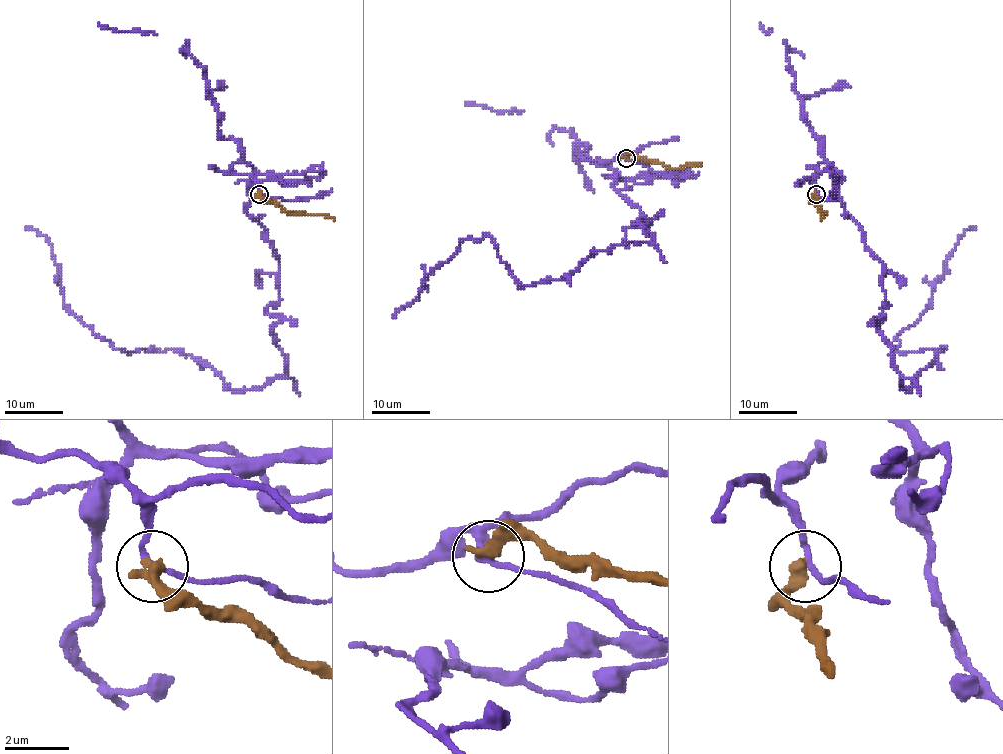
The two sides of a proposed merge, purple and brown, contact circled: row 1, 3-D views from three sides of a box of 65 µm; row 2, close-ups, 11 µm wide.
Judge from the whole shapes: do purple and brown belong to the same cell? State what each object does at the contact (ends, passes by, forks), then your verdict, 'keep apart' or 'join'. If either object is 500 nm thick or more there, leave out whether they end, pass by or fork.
purple passes by; brown ends; keep apart

